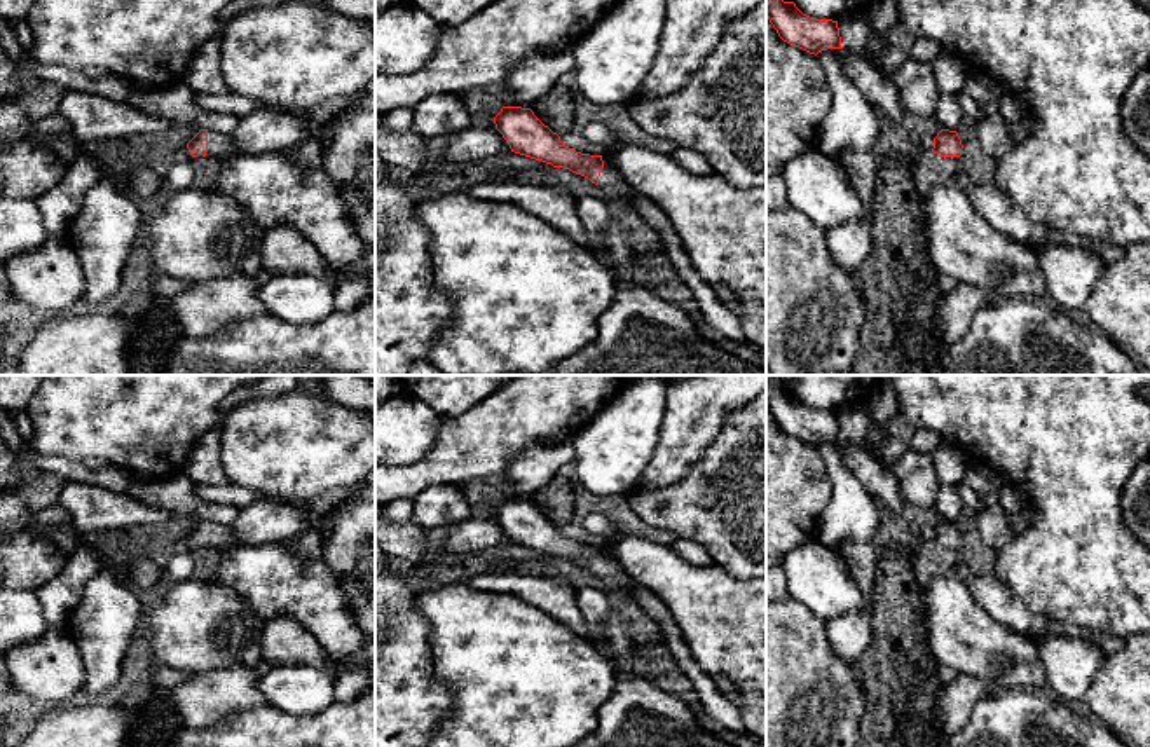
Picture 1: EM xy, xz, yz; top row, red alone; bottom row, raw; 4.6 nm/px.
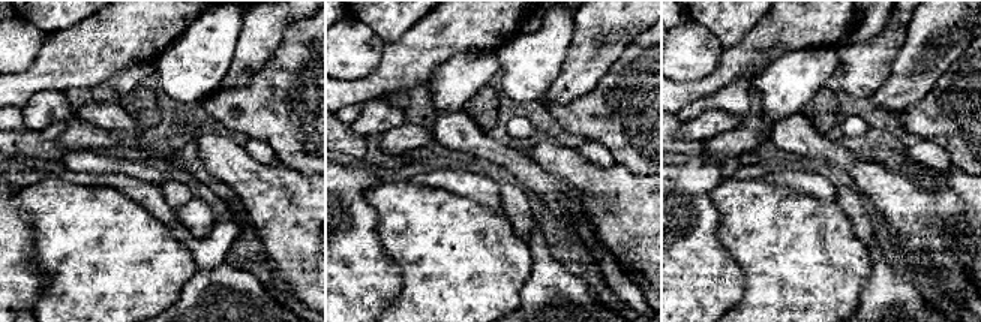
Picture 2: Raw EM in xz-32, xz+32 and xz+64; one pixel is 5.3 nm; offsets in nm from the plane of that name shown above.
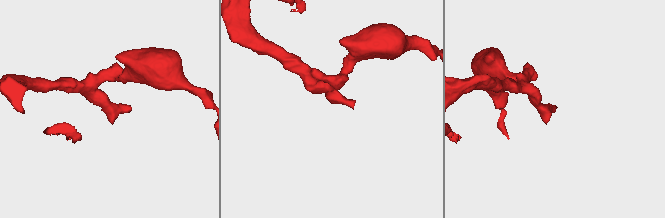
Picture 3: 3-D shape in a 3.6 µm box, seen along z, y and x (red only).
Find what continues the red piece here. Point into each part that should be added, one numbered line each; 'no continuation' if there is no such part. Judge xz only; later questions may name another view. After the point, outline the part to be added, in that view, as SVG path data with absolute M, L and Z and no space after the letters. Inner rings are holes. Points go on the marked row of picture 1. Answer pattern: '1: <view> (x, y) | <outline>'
1: xz (613, 185) | M607 166L602 168L599 187L602 188L602 197L606 201L621 201L630 204L633 209L637 206L637 201L644 197L642 194L628 187L614 168Z

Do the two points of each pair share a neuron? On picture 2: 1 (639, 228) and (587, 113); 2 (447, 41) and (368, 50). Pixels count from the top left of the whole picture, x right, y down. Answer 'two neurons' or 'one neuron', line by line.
1: two neurons
2: two neurons

